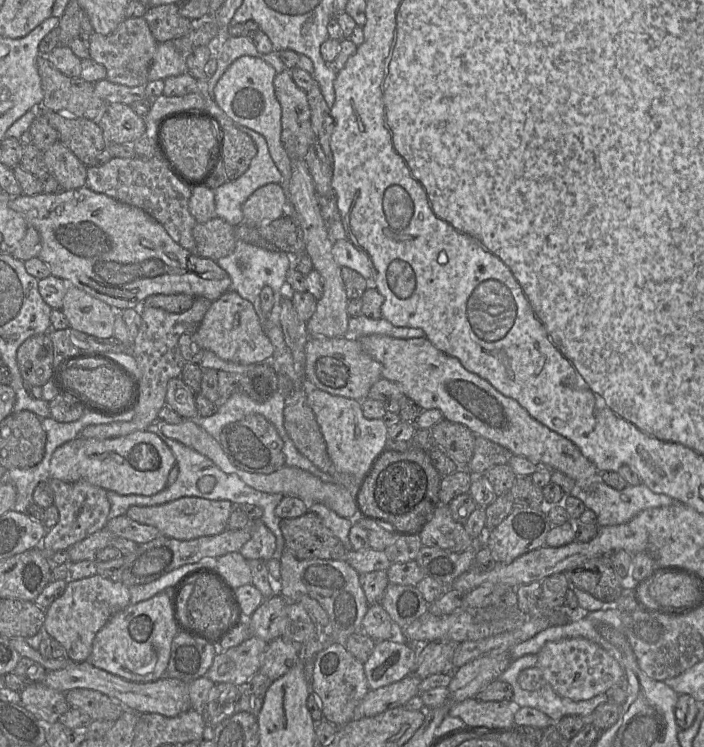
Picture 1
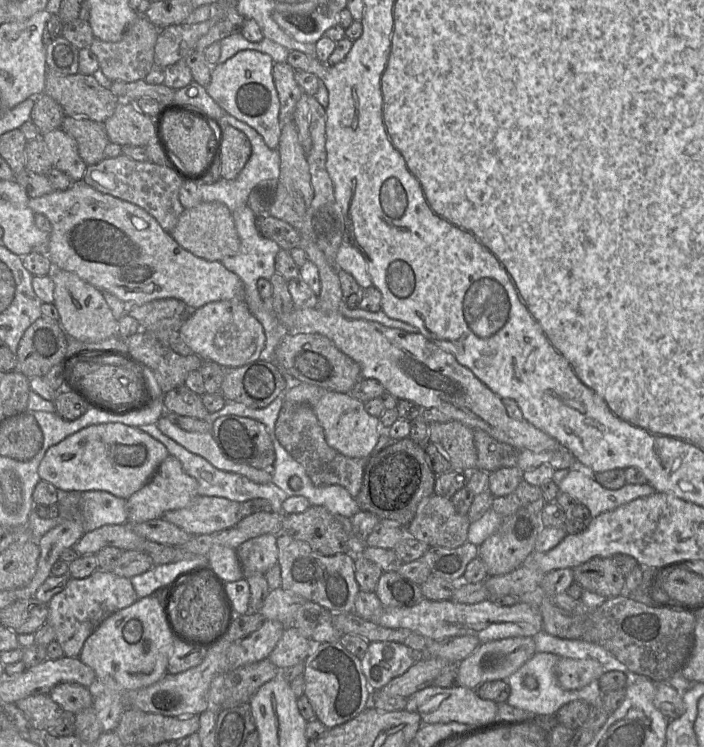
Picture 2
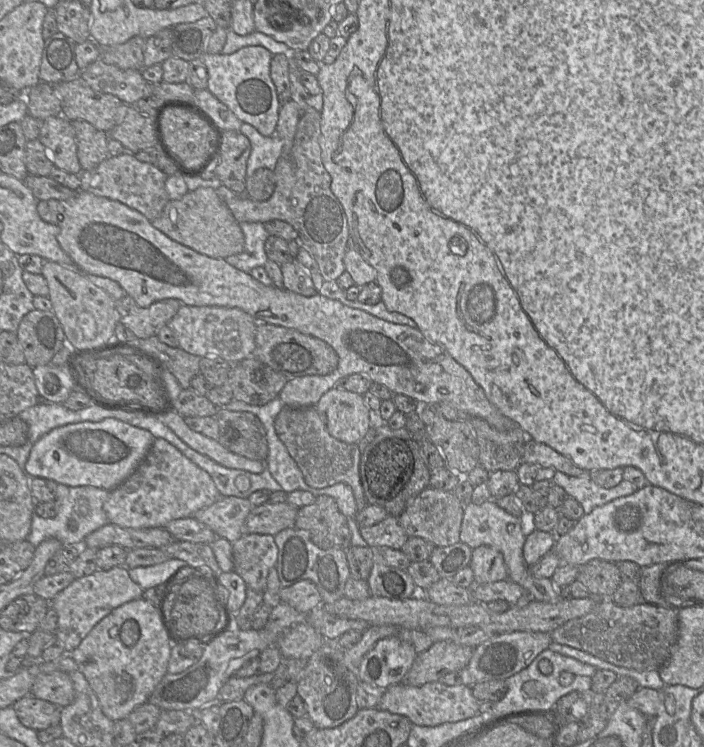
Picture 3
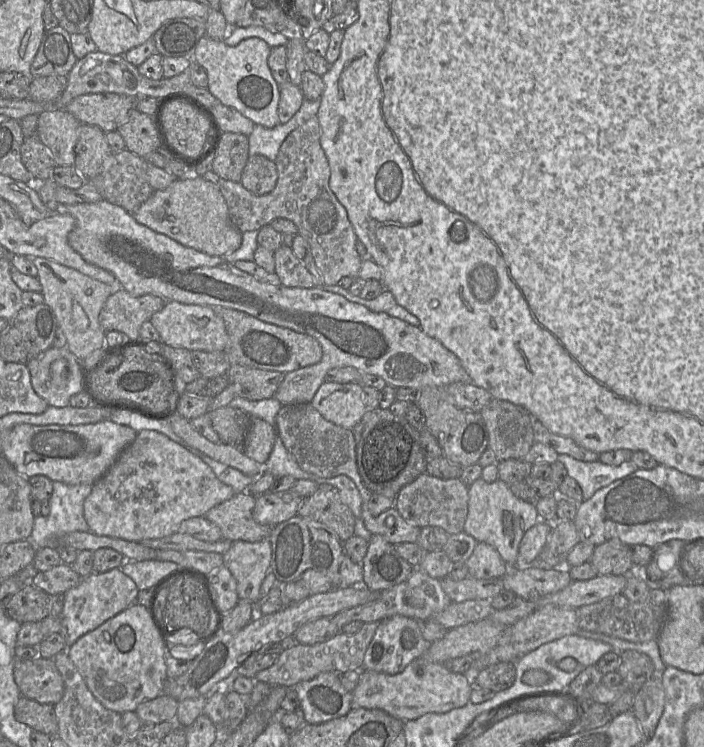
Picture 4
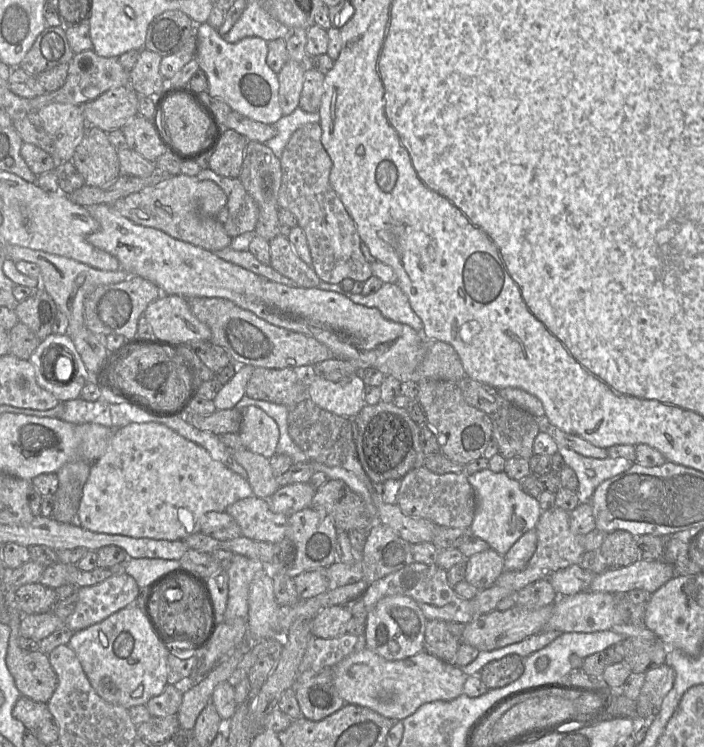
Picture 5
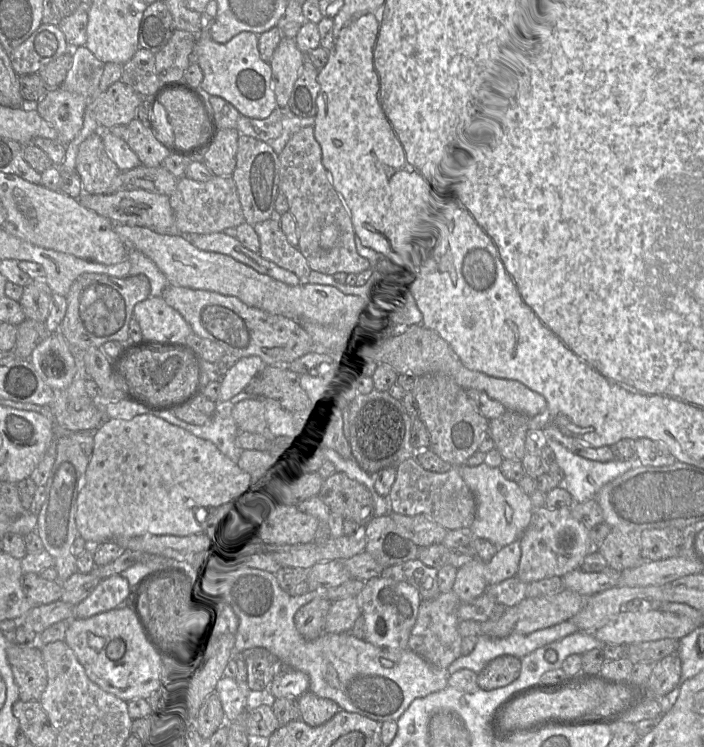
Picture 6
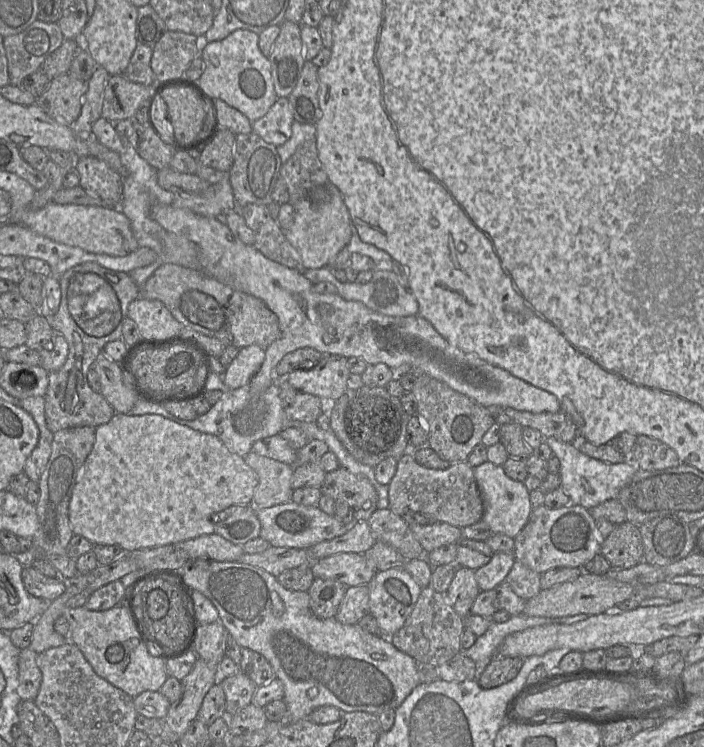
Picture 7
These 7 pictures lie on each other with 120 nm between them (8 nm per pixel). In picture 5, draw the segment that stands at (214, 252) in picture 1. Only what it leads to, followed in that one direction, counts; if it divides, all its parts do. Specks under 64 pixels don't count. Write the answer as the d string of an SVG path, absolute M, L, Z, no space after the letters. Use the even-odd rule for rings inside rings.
M178 174L170 176L155 186L146 187L139 192L132 193L108 205L111 205L122 216L137 225L155 228L172 238L188 242L208 251L218 251L229 247L232 241L232 238L226 233L223 225L216 219L216 215L226 205L226 202L227 197L225 193L214 182L210 180L199 181L196 179L196 176ZM198 203L202 206L201 214L204 214L206 217L201 217L197 214L196 205Z

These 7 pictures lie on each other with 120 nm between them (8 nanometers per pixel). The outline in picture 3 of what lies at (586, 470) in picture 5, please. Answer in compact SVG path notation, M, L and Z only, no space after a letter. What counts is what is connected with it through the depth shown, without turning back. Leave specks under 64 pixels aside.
M560 471L555 472L551 482L562 487L570 497L573 497L582 506L584 514L589 514L596 507L638 490L634 484L624 479L613 488L603 488L590 477L569 476Z

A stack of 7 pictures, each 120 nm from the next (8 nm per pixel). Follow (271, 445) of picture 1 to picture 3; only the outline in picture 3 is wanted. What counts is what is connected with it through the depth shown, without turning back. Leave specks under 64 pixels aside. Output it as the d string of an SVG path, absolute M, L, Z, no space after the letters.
M219 408L215 418L219 426L218 441L222 446L249 460L265 462L266 467L267 435L255 415Z

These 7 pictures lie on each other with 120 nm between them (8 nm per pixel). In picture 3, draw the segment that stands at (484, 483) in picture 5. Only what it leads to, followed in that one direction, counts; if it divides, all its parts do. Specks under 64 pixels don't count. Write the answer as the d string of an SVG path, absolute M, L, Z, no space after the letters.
M494 499L482 504L472 502L464 506L464 515L460 530L460 541L471 549L479 546L490 546L499 551L508 570L508 579L518 584L531 599L541 602L557 602L562 592L548 578L536 578L523 558L523 547L527 536L527 522L524 518L515 517L501 509Z

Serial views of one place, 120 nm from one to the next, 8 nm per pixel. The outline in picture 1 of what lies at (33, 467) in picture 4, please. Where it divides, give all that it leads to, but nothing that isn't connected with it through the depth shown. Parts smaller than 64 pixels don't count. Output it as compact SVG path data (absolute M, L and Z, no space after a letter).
M136 431L110 439L77 437L59 446L51 457L50 478L64 482L84 481L120 495L150 496L167 486L175 457L169 447L154 433Z

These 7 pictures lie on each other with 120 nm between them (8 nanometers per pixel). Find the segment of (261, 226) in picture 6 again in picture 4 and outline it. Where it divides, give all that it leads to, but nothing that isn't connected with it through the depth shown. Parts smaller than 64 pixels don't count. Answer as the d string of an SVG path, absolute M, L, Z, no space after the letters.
M282 244L273 252L275 274L282 285L287 287L317 287L317 281L304 264L296 257L292 248Z

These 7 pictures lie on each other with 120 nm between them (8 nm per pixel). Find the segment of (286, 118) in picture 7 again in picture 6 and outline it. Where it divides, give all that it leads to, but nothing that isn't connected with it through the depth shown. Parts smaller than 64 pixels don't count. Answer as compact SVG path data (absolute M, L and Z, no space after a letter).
M276 107L266 119L253 119L240 115L236 129L240 134L259 139L265 143L277 139L282 133L282 118L285 110Z

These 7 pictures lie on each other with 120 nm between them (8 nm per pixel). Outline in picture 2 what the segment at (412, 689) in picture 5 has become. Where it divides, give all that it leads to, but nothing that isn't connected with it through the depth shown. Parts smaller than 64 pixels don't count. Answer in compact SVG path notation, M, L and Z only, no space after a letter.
M430 685L407 698L406 710L420 715L423 724L458 722L466 725L490 724L502 718L497 717L497 703L481 699L475 690L455 686L443 688Z

